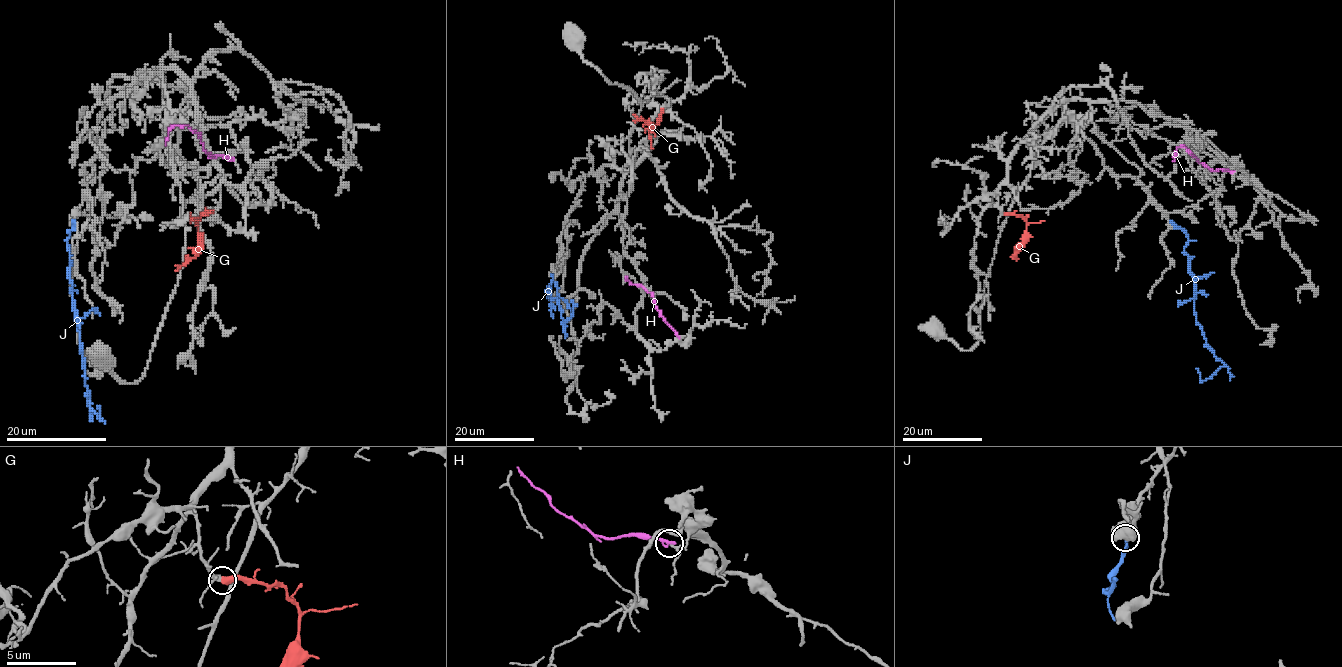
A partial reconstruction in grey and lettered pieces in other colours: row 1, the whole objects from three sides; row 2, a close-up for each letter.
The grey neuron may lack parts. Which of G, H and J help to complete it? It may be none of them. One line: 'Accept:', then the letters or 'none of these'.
Accept: G

